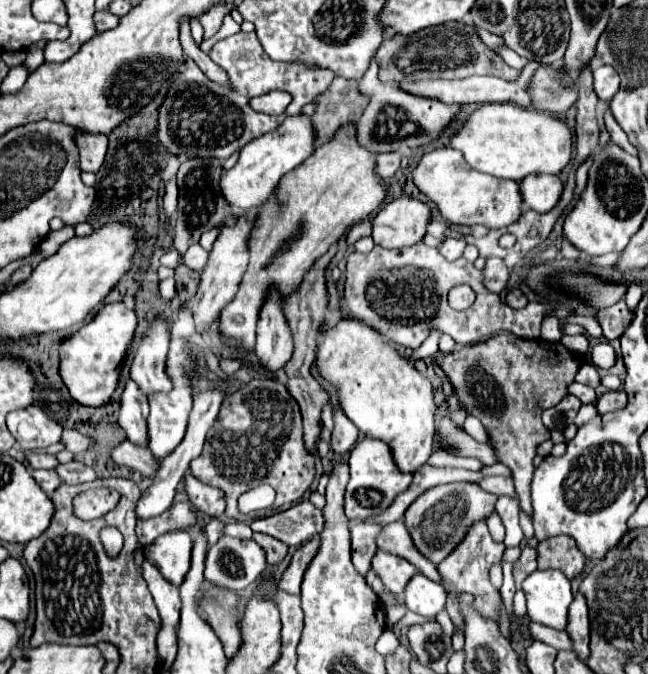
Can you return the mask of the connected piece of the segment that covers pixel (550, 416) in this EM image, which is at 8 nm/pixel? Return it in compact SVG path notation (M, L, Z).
M567 394L557 406L543 410L543 424L545 426L565 426L565 424L571 424L579 406L581 406L581 402L575 396Z

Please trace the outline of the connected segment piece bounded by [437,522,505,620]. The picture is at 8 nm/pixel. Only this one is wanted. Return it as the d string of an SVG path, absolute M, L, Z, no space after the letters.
M475 522L469 530L467 530L467 536L463 536L463 540L457 544L455 552L451 552L447 556L447 560L443 560L437 568L445 580L445 584L453 590L459 590L459 592L469 592L475 596L475 606L477 610L487 616L487 618L493 618L497 620L497 604L499 604L499 594L497 590L493 588L493 584L489 582L489 568L495 564L495 562L501 562L503 558L503 552L505 552L505 544L499 544L491 538L489 530L487 530L487 522Z

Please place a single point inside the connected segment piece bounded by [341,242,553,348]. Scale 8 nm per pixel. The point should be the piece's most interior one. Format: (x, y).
(383, 285)

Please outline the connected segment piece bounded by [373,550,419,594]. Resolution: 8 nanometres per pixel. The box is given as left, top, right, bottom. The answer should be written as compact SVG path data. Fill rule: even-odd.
M377 550L373 558L373 570L383 580L387 590L391 590L393 594L403 594L403 588L409 582L409 578L419 572L407 560L393 556L389 552L383 552L383 550Z

